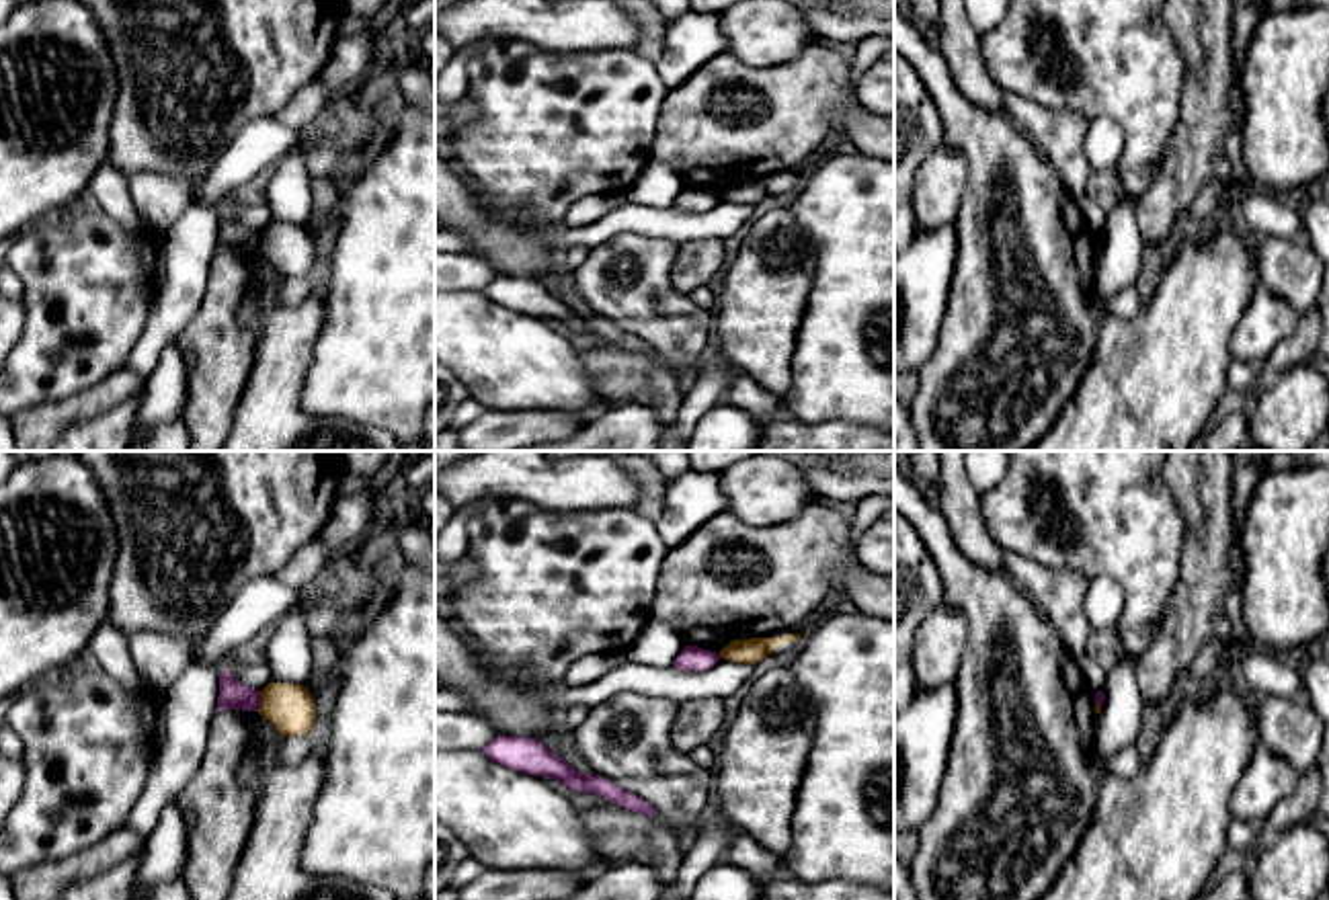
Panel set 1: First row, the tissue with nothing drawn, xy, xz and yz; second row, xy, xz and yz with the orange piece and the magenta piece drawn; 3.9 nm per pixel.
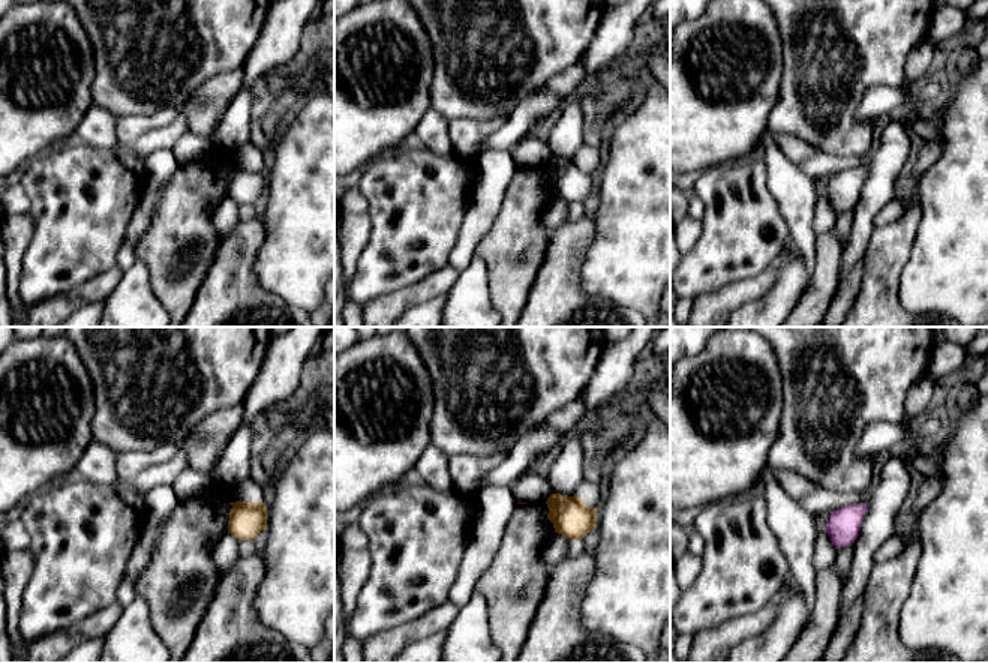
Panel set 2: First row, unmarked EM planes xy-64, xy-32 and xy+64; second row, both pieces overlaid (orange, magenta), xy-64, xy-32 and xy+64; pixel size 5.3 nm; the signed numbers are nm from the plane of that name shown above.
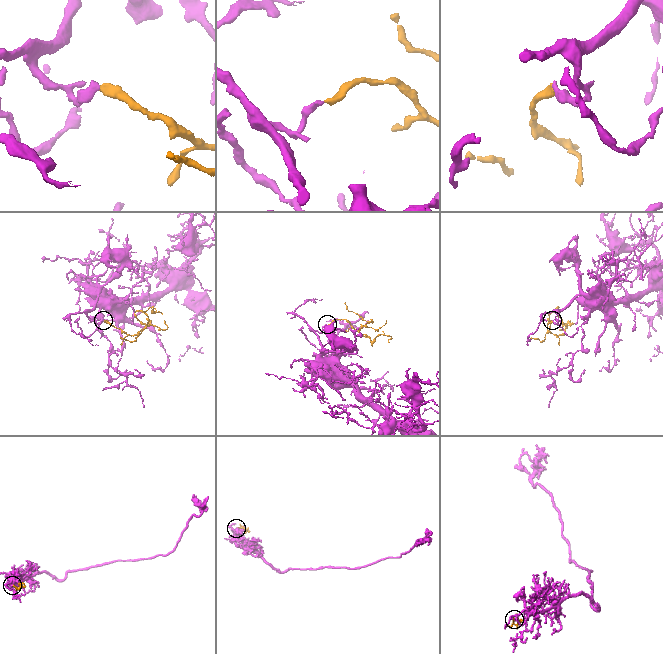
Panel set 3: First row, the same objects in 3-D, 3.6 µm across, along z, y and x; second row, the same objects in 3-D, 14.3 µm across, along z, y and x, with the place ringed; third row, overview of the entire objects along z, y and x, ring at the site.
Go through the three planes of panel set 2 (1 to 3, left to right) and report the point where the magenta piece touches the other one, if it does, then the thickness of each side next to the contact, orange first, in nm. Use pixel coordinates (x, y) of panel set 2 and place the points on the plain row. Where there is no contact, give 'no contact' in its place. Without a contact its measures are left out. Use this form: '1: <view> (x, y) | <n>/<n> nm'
1: no contact
2: no contact
3: no contact

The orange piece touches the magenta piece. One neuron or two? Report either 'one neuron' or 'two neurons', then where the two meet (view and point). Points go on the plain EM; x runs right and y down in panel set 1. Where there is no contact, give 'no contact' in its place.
two neurons; contact xy (261, 242)

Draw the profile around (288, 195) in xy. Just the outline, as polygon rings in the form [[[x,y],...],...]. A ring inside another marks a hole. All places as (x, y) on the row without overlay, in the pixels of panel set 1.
[[[295,148],[277,162],[275,174],[265,191],[265,203],[271,223],[308,223],[314,197],[306,148]]]

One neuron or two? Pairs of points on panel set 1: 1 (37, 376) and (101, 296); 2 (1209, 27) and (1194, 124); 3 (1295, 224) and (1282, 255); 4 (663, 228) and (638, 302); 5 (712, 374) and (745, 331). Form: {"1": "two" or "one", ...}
{"1": "one", "2": "one", "3": "two", "4": "two", "5": "two"}

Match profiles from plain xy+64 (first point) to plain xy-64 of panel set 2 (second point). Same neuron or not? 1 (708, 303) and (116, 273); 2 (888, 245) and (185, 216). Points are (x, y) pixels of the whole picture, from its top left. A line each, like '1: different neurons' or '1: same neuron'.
1: same neuron
2: different neurons

